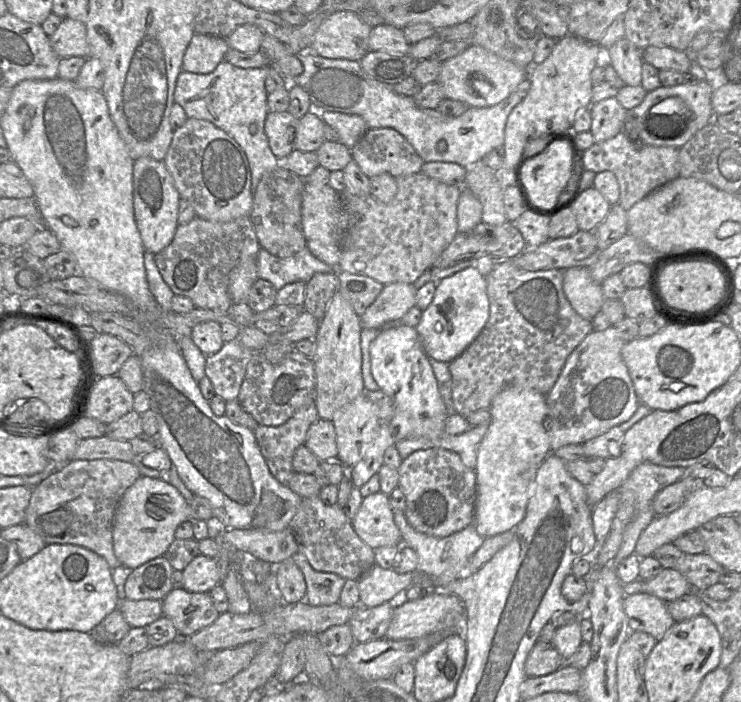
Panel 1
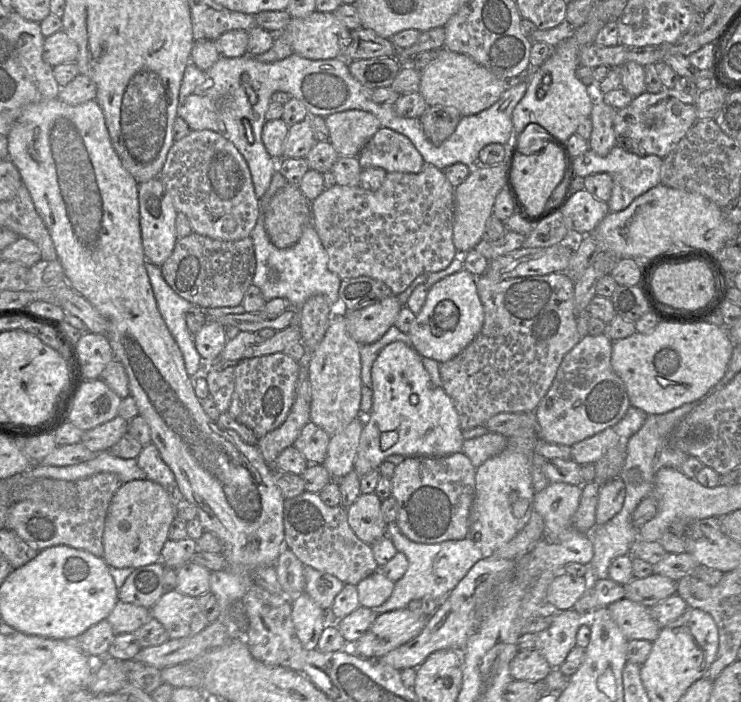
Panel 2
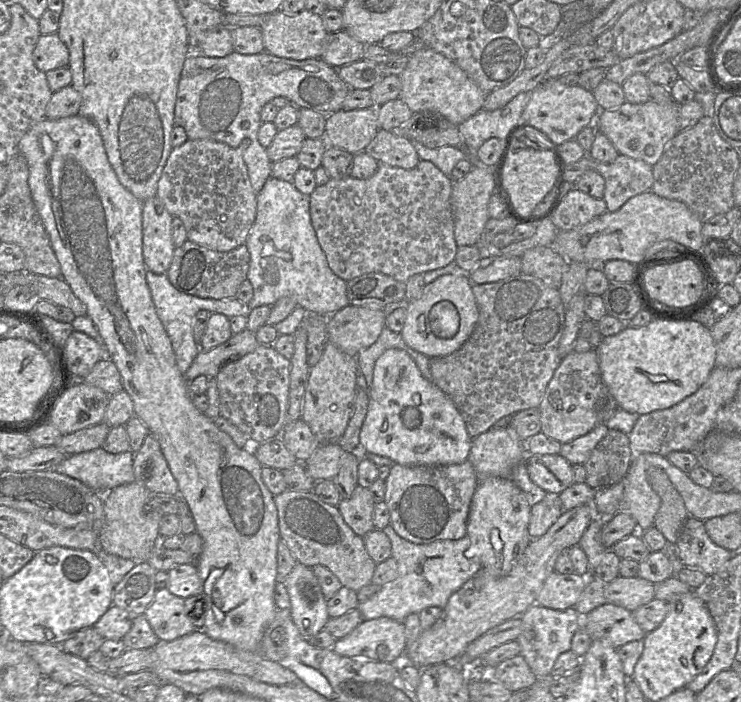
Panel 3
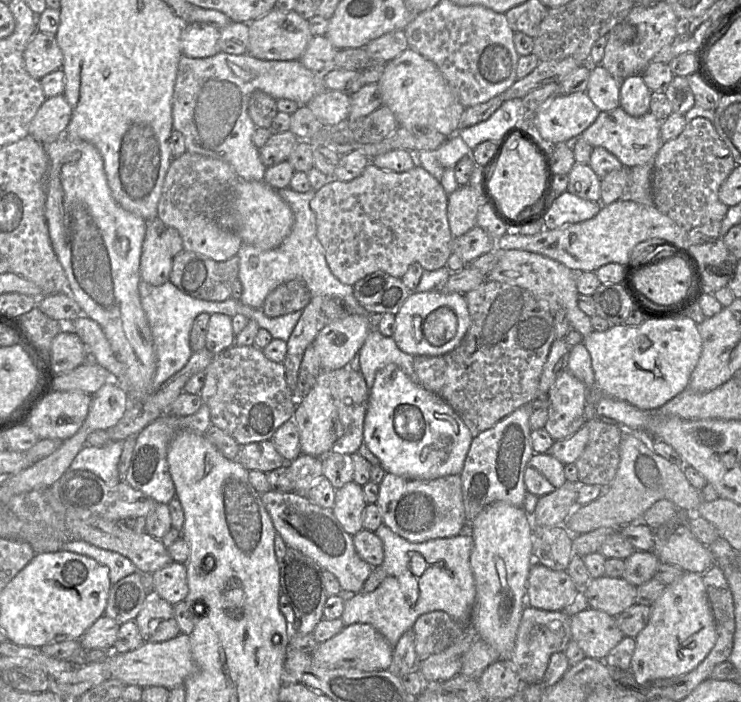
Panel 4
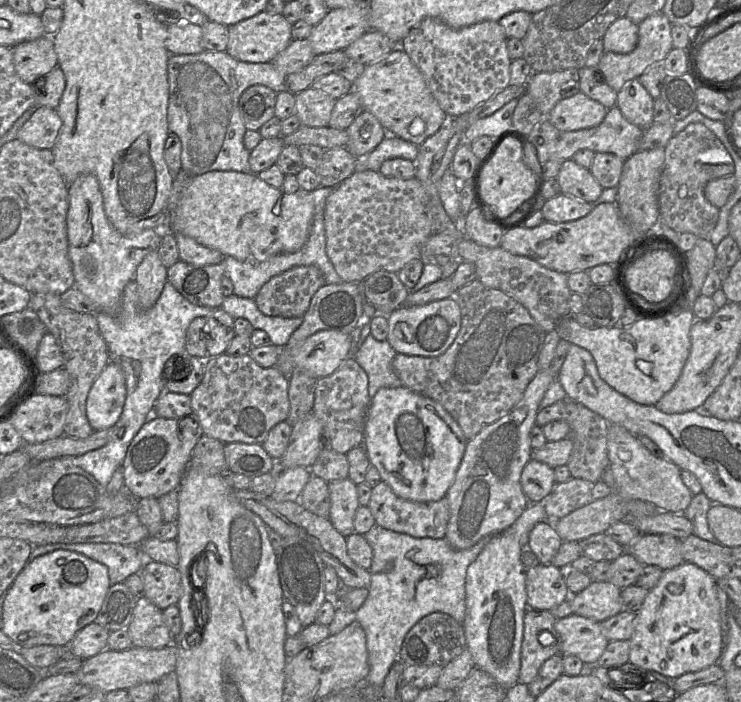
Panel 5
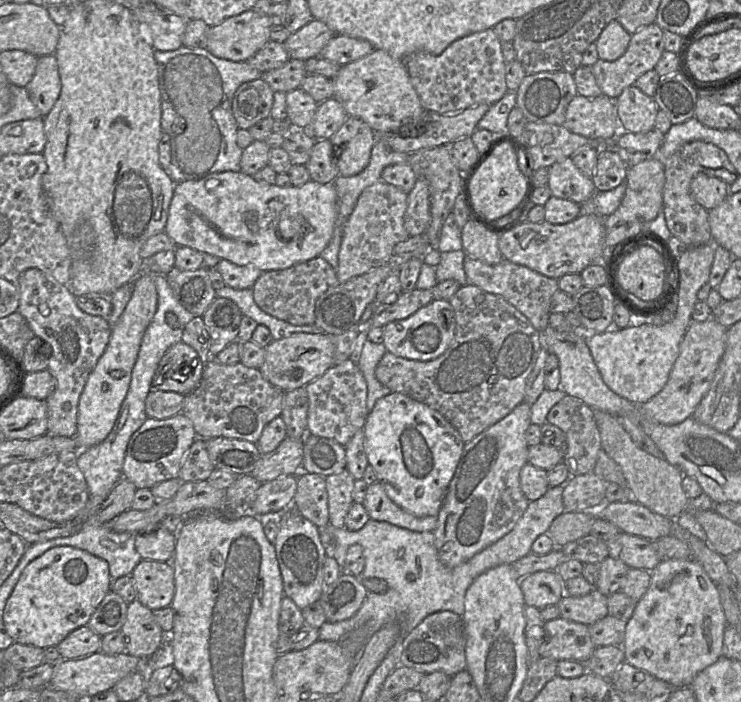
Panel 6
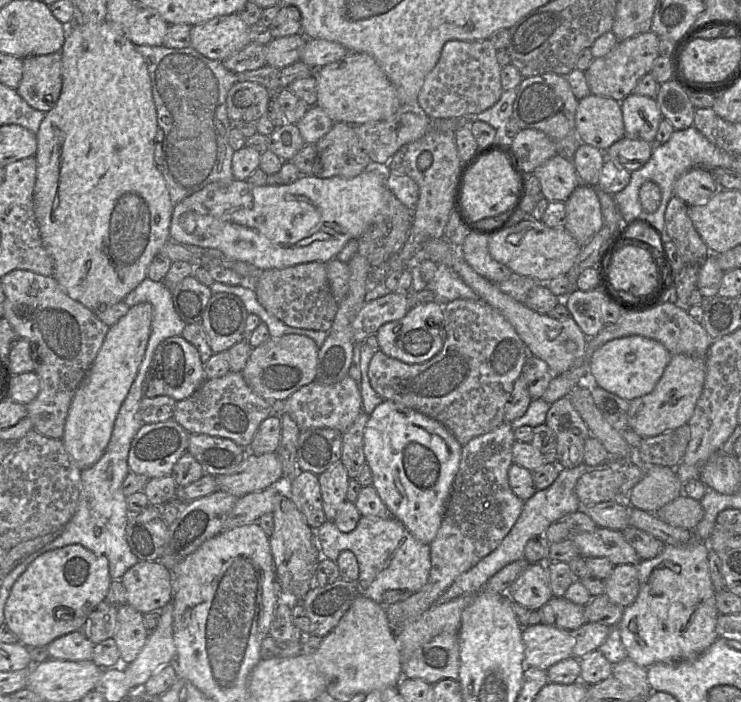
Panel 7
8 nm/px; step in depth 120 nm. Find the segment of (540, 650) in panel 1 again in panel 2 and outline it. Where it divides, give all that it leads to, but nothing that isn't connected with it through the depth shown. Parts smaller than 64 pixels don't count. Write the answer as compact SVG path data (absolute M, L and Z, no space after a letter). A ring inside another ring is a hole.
M536 649L519 651L509 665L513 681L539 682L553 670L544 656Z

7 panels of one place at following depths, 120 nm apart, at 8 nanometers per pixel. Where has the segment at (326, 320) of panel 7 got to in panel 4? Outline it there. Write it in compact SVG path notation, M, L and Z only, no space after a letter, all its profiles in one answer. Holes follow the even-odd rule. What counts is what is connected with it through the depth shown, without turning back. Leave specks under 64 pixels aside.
M290 280L277 286L265 298L262 311L270 318L303 310L312 295L302 280Z

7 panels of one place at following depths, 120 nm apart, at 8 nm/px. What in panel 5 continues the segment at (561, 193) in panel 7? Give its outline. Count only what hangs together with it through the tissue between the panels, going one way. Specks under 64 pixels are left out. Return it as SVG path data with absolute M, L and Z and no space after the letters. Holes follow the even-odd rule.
M572 158L562 162L556 178L562 194L589 203L594 203L604 189L590 169L579 165Z

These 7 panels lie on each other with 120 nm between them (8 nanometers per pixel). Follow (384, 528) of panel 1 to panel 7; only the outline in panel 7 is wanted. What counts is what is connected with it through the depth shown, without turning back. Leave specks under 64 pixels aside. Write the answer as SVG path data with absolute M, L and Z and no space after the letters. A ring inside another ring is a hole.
M341 460L318 476L325 517L334 521L340 507L347 500L350 477Z

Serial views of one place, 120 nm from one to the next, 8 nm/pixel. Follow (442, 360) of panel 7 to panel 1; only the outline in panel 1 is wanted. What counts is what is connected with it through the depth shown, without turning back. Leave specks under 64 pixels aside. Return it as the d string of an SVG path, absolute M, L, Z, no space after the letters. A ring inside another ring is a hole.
M512 259L495 261L492 270L485 276L490 309L487 323L464 352L448 364L451 412L465 418L475 411L489 409L494 397L506 387L523 387L547 395L569 355L593 331L592 321L579 315L564 293L564 270L526 271L518 268Z

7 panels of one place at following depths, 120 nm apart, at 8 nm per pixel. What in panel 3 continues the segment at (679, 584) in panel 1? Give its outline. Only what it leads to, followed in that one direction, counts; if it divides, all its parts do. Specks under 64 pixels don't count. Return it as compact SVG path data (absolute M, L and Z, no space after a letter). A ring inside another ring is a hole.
M618 576L605 586L606 603L634 611L655 598L654 584L646 579Z

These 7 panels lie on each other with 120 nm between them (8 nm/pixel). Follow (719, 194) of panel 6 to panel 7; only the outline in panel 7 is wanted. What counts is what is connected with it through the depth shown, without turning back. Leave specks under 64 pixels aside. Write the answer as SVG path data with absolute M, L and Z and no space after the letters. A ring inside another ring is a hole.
M693 167L677 178L674 195L687 205L698 205L710 199L720 189L713 170Z

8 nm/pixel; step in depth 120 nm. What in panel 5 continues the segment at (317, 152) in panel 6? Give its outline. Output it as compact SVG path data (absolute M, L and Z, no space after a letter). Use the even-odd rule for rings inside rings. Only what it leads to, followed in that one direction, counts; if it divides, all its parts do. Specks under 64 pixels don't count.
M345 147L325 149L317 173L322 187L335 187L355 172L356 158Z

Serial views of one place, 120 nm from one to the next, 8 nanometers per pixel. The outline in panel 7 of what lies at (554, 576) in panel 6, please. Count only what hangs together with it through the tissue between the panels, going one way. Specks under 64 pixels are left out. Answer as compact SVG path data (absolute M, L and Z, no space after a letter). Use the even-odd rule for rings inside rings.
M547 563L529 564L509 587L506 595L530 611L540 609L553 597Z

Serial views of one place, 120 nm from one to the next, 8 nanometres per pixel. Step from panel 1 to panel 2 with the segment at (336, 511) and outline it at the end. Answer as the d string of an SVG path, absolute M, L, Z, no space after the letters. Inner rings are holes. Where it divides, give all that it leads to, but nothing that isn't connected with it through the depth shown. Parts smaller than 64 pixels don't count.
M304 491L283 503L284 547L291 550L304 566L335 576L344 584L357 586L378 570L371 545L361 541L348 524L346 509L329 507L318 493Z

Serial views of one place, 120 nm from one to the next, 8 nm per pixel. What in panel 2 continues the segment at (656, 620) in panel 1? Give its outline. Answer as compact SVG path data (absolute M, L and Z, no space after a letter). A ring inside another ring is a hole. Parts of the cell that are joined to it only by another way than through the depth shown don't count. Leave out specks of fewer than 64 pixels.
M625 597L609 604L607 609L628 641L648 640L653 642L661 630L651 618L648 607Z

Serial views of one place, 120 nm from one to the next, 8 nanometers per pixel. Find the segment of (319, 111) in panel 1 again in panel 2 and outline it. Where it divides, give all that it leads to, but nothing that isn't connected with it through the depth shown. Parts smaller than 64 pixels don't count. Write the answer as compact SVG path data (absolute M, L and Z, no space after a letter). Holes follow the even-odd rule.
M356 109L328 115L325 121L329 130L329 142L339 156L358 157L381 127L373 114Z

